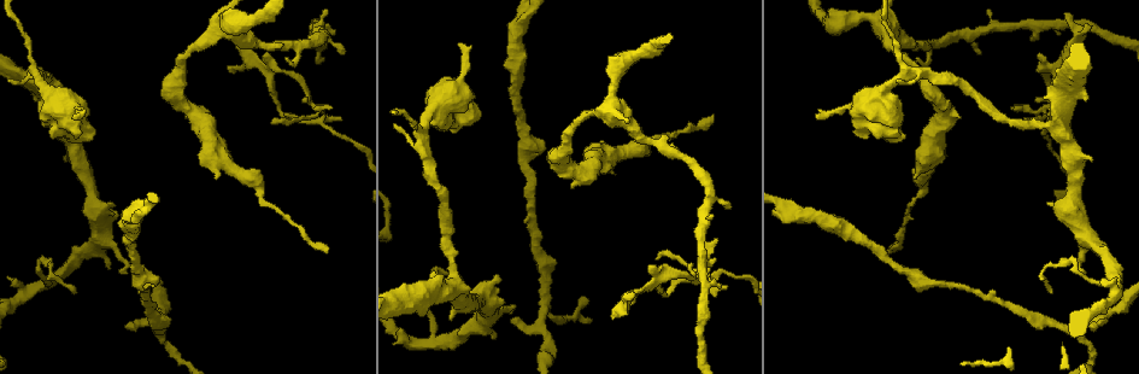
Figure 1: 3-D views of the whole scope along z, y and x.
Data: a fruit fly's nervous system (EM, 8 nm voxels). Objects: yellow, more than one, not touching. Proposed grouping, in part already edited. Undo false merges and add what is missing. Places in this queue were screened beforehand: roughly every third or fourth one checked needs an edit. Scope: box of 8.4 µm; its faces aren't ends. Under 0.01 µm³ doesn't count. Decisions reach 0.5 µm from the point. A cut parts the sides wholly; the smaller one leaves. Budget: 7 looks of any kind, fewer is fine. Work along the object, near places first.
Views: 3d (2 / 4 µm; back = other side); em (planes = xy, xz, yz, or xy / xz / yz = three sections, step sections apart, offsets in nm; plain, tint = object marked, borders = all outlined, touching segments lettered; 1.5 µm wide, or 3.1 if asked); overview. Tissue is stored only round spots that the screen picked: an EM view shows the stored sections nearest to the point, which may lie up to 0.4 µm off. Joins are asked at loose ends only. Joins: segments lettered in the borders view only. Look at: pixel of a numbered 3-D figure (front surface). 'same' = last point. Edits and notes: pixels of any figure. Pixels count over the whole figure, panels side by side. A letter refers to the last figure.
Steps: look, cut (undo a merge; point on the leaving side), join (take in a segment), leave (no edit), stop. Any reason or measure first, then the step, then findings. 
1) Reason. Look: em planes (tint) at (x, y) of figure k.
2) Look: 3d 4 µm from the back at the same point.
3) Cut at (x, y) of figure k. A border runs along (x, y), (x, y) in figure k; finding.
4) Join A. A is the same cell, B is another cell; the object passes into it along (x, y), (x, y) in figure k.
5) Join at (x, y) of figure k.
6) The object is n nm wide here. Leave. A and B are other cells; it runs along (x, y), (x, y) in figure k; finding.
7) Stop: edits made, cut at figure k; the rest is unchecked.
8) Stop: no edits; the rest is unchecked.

An open end. Look: em yz step 4 (tint) at (611, 317) of figure 1.

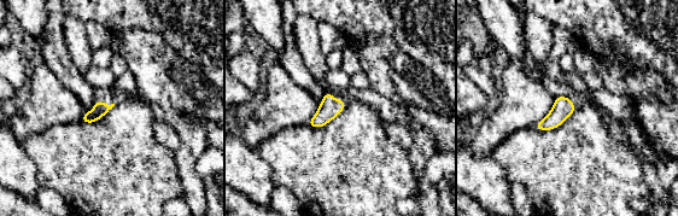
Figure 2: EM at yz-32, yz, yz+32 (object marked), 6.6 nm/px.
Look: em planes (borders) at the same point.

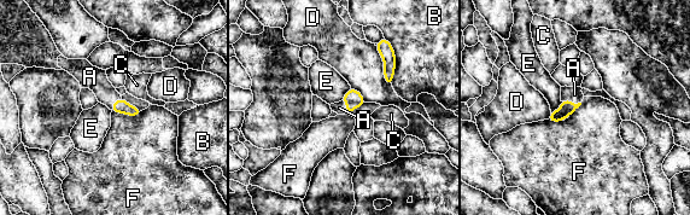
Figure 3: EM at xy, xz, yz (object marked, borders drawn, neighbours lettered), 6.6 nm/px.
Join at (574, 94) of figure 3. A is the same cell, B, C, D, E and F are other cells; the object passes into it along (567, 108), (572, 103), (574, 94) in figure 3; it goes on there.

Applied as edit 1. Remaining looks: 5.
Look: overview.

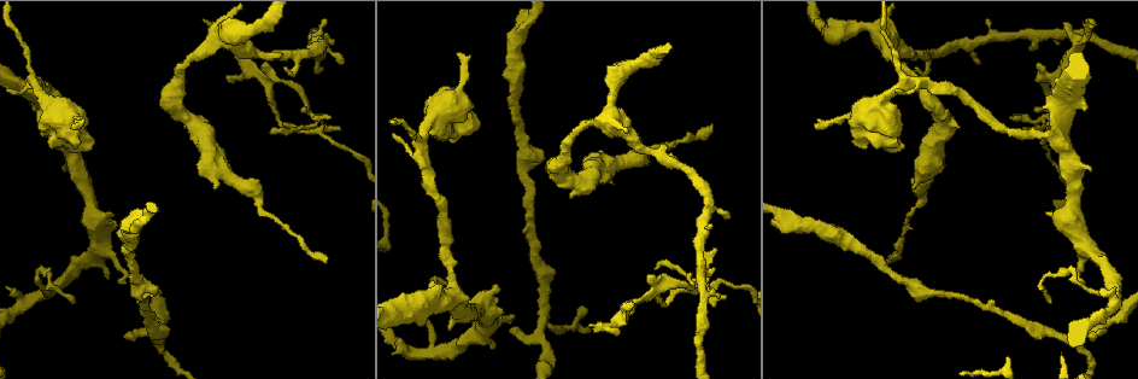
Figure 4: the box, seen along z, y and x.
Abrupt turn. Look: em xz step 4 (tint) at (926, 91) of figure 4.

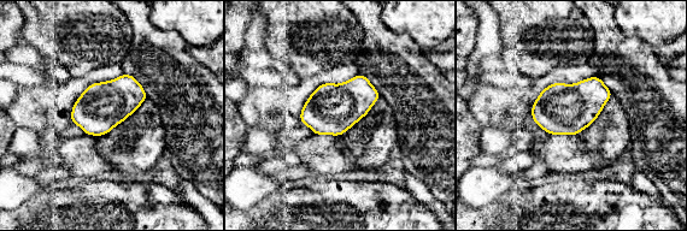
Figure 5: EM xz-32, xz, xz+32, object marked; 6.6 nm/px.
Look: em planes (tint) at the same point.

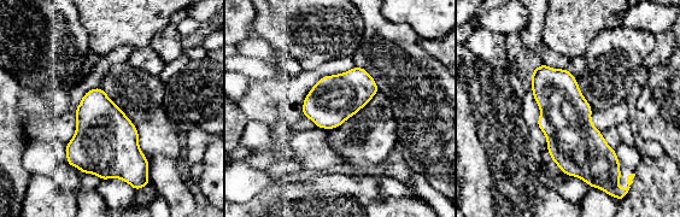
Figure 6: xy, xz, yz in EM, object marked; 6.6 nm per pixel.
What lies round it. Look: em planes (borders) at the same point.

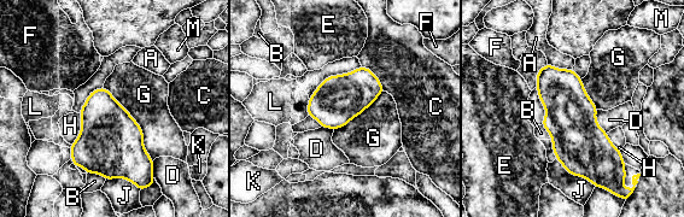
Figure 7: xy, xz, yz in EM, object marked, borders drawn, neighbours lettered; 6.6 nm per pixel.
Leave. A, B, C, D, E, F, G, H, J, K, L and M are other cells; a border runs along (103, 87), (140, 127), (152, 160) in figure 7; continuous, no second neuron.

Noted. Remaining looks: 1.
Stop: edits made, join at figure 3; the rest is unchecked.

